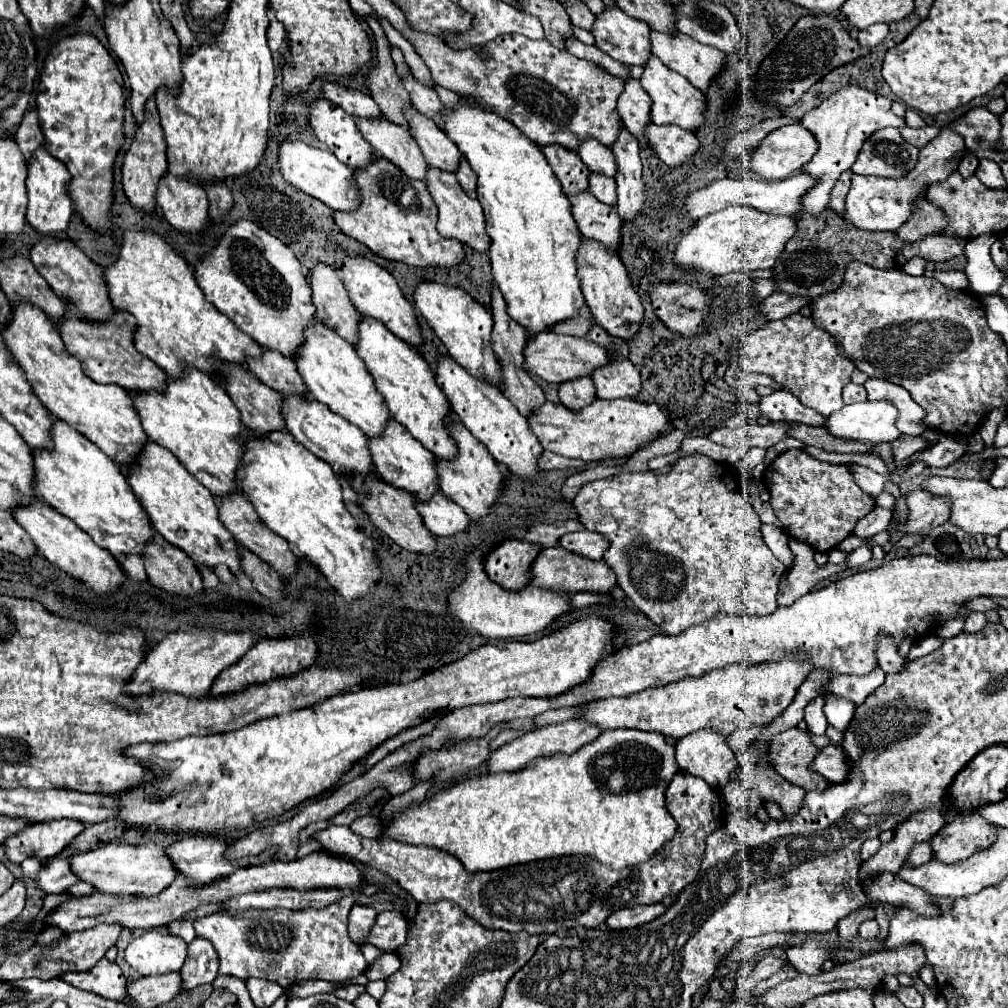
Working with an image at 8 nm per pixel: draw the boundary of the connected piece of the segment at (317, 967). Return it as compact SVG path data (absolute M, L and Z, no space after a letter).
M348 895L326 909L300 909L288 911L276 909L248 909L232 915L232 911L216 913L210 917L196 919L196 937L208 939L218 957L218 975L232 975L238 979L262 977L288 987L294 981L304 979L324 979L324 981L344 981L358 977L366 971L366 961L362 957L360 945L348 937L348 913L354 905L356 895Z

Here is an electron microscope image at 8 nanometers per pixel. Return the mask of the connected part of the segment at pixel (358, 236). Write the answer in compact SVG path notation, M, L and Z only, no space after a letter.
M382 157L364 173L356 173L356 181L364 197L360 209L356 213L334 213L334 221L344 235L360 241L378 257L410 267L450 269L464 261L464 247L458 241L440 237L436 231L436 205L424 183L412 181Z

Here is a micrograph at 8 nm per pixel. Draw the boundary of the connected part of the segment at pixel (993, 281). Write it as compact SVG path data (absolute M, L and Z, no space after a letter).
M984 235L966 241L964 255L968 257L966 277L970 283L970 291L978 295L998 293L1004 283L1004 273L990 259L990 245L996 241L996 235Z

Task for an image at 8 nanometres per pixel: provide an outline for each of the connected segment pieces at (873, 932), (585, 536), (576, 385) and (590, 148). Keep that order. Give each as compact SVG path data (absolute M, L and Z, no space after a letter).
M874 919L872 921L864 921L864 923L860 923L858 935L862 939L878 939L880 937L880 927L878 927L878 923Z
M578 531L578 533L568 533L560 539L560 547L566 551L584 555L588 559L602 559L604 551L610 547L610 541L594 531Z
M584 377L580 381L568 381L568 383L560 385L558 397L564 407L568 407L572 411L580 411L596 399L596 389L594 389L592 379Z
M588 139L584 145L580 145L578 155L592 173L606 175L606 177L616 177L618 165L616 165L614 153L610 149L604 149L604 145Z

